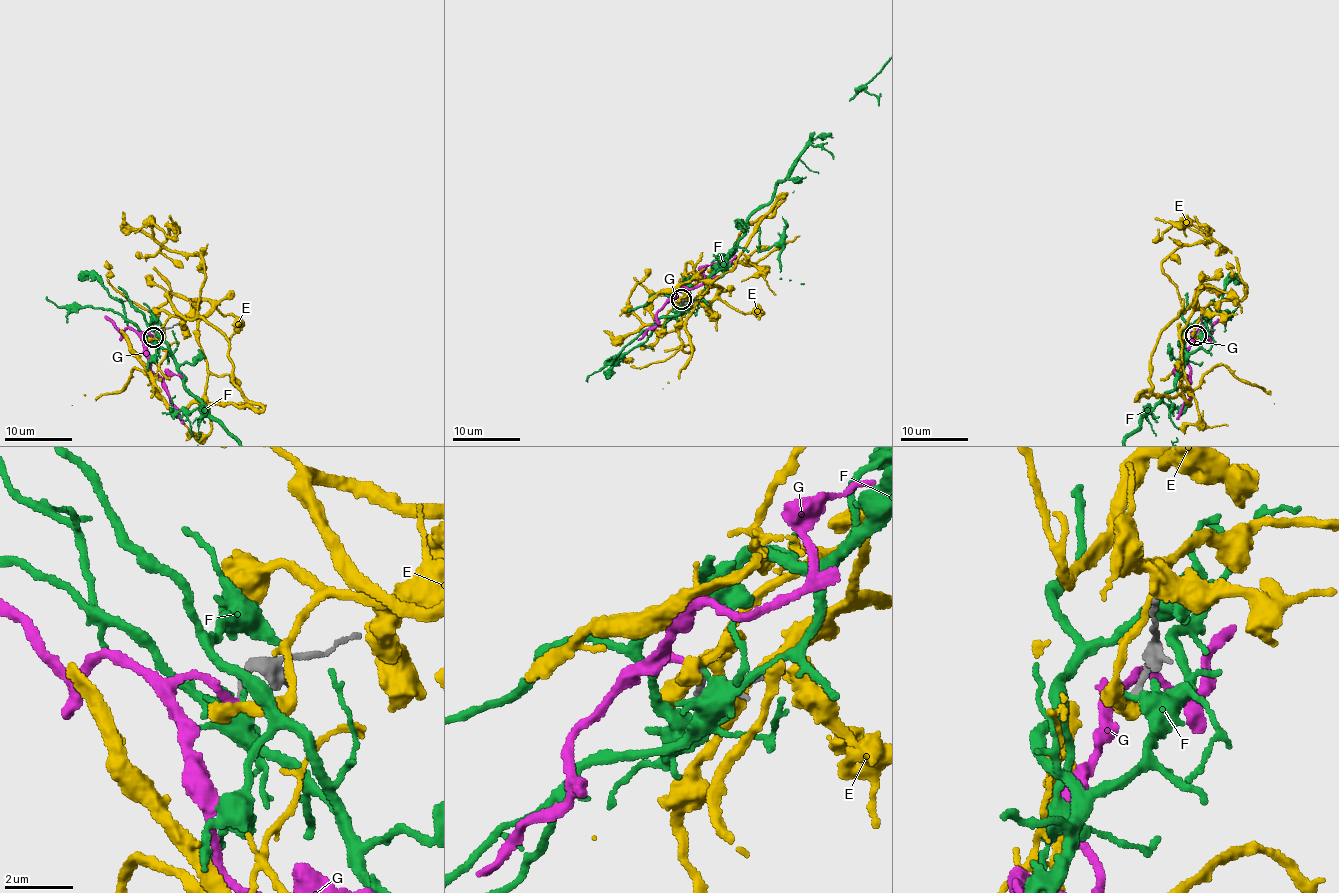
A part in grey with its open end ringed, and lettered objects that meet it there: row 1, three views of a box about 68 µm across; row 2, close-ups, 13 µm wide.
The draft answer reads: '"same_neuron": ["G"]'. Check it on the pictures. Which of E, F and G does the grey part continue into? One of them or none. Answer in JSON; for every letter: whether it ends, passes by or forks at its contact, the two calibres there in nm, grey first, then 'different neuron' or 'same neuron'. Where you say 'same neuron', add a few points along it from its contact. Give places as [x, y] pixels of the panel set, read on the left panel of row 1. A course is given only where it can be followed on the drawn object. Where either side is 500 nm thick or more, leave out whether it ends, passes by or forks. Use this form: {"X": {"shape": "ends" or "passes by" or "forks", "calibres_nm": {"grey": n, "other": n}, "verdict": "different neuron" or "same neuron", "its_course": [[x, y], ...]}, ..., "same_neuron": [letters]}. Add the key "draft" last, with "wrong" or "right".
{"E": {"shape": "ends", "calibres_nm": {"grey": 170, "other": 480}, "verdict": "different neuron"}, "F": {"shape": "ends", "calibres_nm": {"grey": 200, "other": 480}, "verdict": "different neuron"}, "G": {"shape": "ends", "calibres_nm": {"grey": 170, "other": 190}, "verdict": "same neuron", "its_course": [[153, 337], [146, 333], [141, 336], [144, 355], [162, 380], [169, 402], [184, 423]]}, "same_neuron": ["G"], "draft": "right"}

